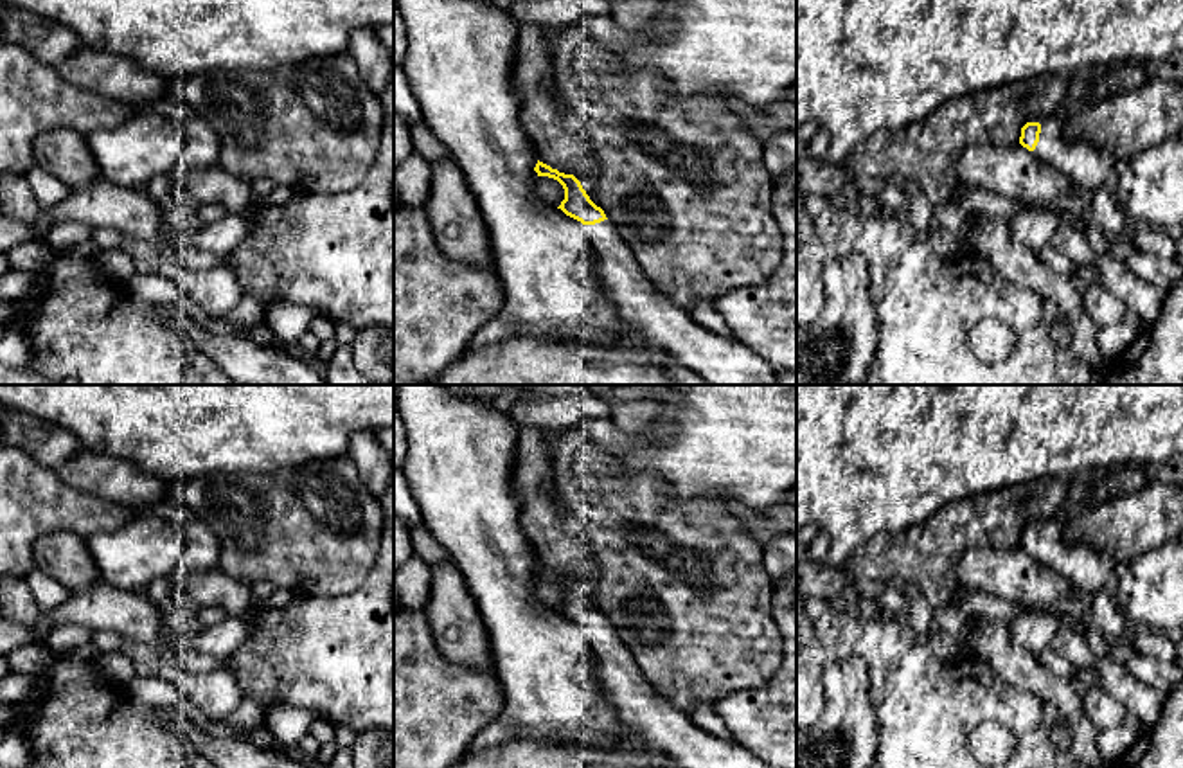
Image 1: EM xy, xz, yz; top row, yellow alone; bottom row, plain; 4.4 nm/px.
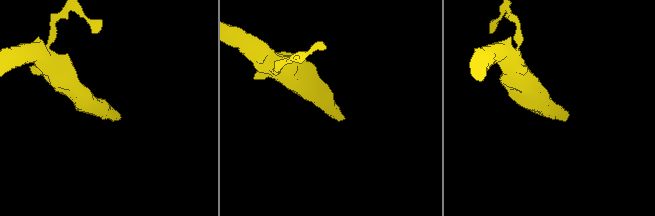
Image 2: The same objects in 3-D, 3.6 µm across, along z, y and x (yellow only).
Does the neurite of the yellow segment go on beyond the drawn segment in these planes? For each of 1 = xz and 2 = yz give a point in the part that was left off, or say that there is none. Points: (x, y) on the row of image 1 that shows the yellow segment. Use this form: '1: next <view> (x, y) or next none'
1: next xz (718, 360)
2: next yz (1088, 168)

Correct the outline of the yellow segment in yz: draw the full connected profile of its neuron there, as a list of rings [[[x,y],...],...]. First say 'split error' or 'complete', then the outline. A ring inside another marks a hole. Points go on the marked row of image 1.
split error; [[[1050,117],[1045,122],[1027,122],[1019,144],[1064,174],[1084,196],[1111,183],[1116,158],[1111,151],[1066,137],[1064,122]]]

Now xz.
split error; [[[539,160],[534,171],[538,176],[554,178],[563,185],[565,200],[557,209],[583,223],[593,255],[595,273],[626,327],[640,329],[649,345],[676,356],[685,367],[699,374],[705,385],[778,385],[778,374],[762,358],[753,354],[750,347],[734,338],[726,340],[710,333],[701,327],[690,313],[681,311],[656,291],[654,284],[644,275],[635,255],[618,236],[615,225],[606,218],[604,210],[590,200],[574,174],[559,173]]]

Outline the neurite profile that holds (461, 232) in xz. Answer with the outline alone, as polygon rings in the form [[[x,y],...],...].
[[[453,160],[431,165],[424,205],[440,252],[453,261],[493,268],[493,246],[476,196]]]

